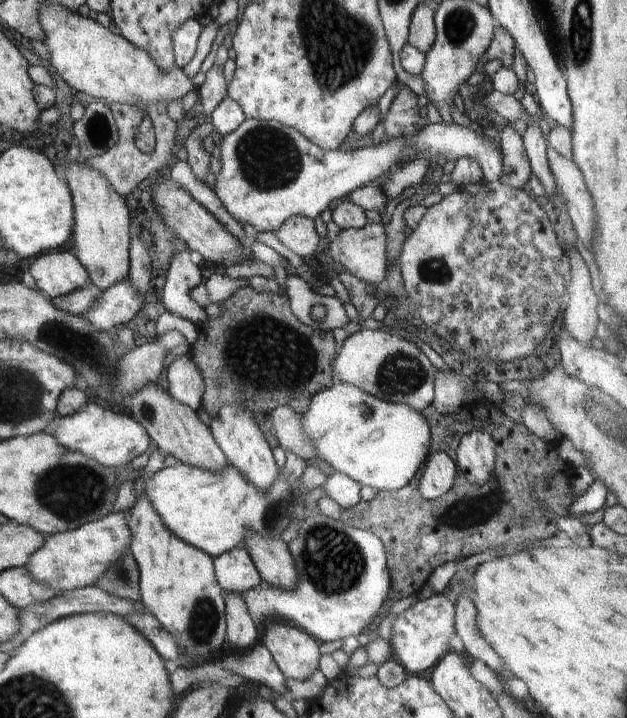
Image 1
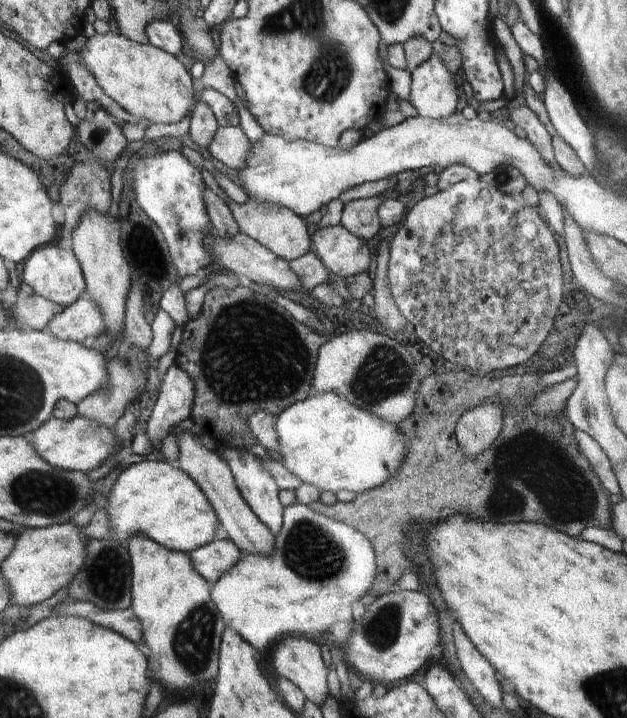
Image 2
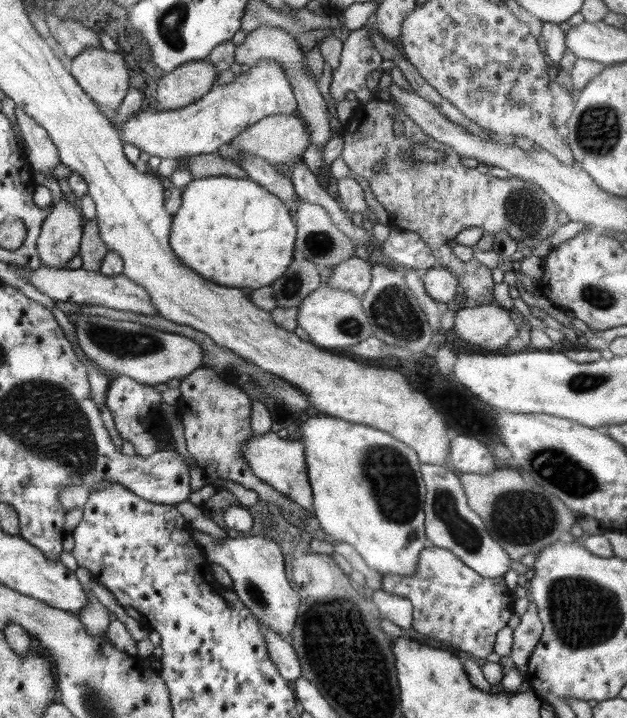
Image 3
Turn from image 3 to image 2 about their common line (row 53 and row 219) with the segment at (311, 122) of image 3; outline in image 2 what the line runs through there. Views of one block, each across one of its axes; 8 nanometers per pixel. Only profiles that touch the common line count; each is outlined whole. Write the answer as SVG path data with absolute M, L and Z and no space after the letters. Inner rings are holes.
M228 196L226 204L230 207L233 217L238 223L239 232L253 238L270 252L276 254L278 258L283 258L290 263L310 252L311 228L307 225L305 218L294 214L287 208L282 208L282 206L280 208L268 206L268 204L254 202L252 199L240 205Z

